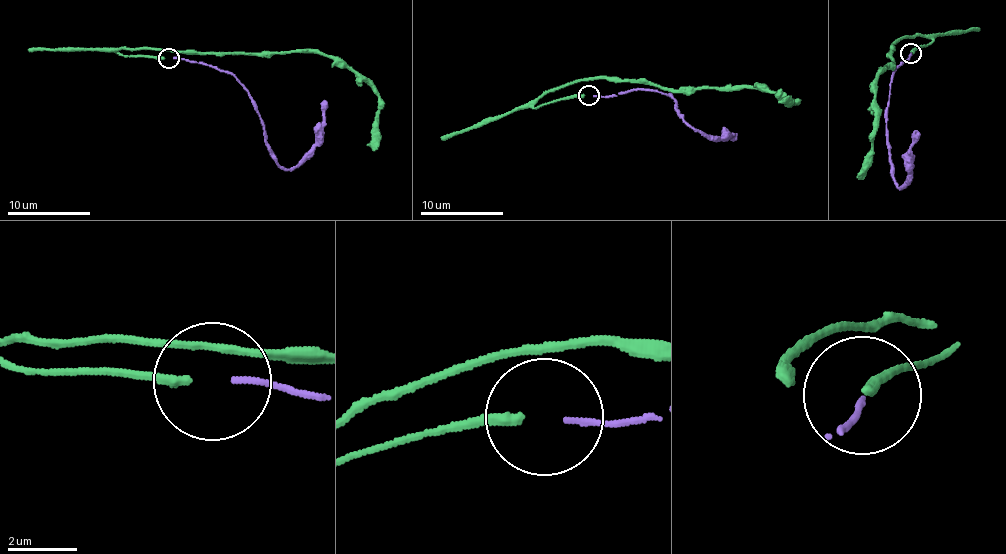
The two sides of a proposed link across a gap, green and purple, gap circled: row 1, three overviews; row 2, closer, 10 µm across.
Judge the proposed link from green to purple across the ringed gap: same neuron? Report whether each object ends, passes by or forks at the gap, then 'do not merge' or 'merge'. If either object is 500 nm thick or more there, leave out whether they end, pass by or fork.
green ends | purple ends | merge

